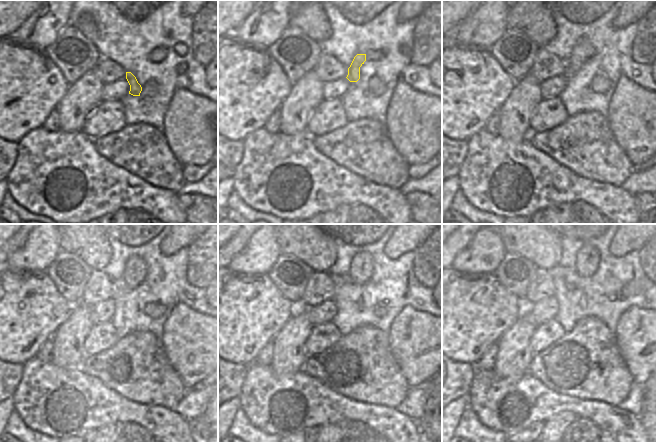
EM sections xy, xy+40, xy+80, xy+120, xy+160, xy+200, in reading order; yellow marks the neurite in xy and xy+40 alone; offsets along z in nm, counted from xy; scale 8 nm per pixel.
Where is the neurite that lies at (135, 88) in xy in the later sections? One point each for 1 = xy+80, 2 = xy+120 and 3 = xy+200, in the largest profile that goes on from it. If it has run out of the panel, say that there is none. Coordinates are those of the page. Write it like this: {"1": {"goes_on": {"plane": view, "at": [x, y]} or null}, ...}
{"1": {"goes_on": {"plane": "xy+80", "at": [583, 50]}}, "2": {"goes_on": {"plane": "xy+120", "at": [135, 272]}}, "3": {"goes_on": {"plane": "xy+200", "at": [587, 259]}}}

